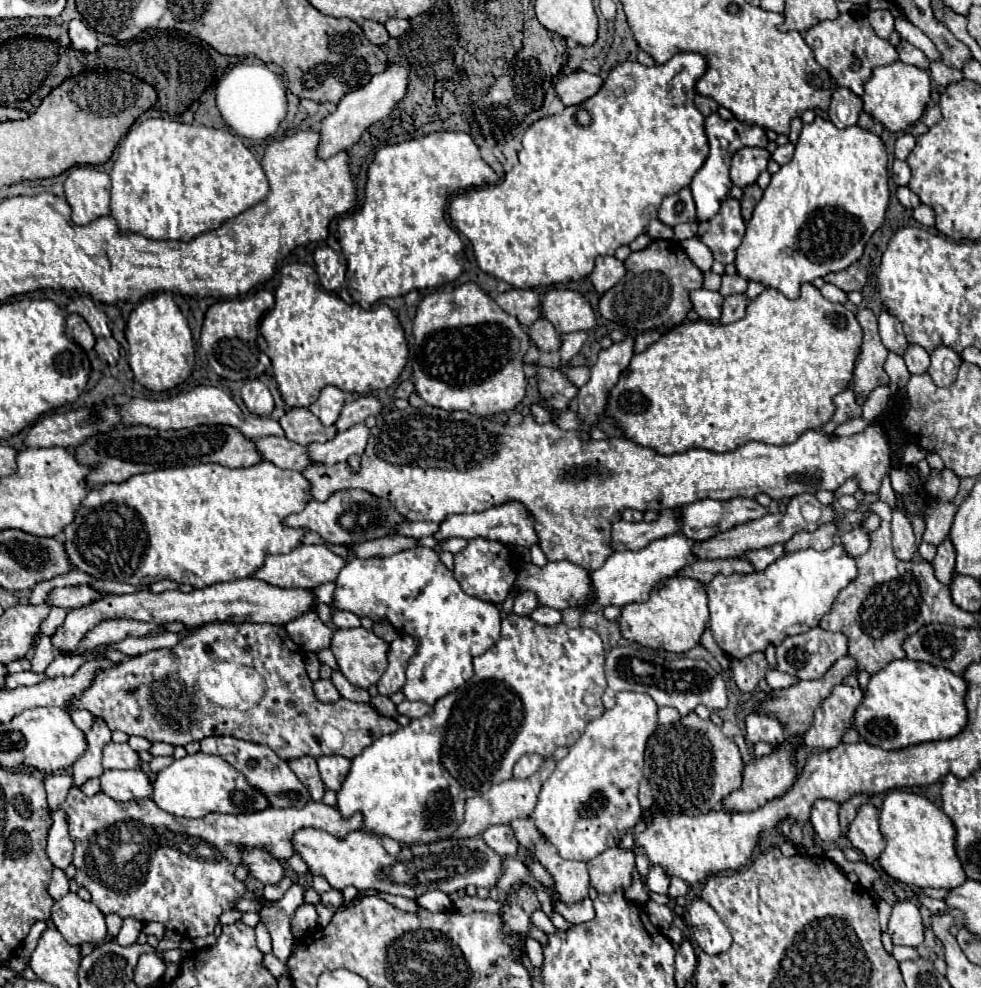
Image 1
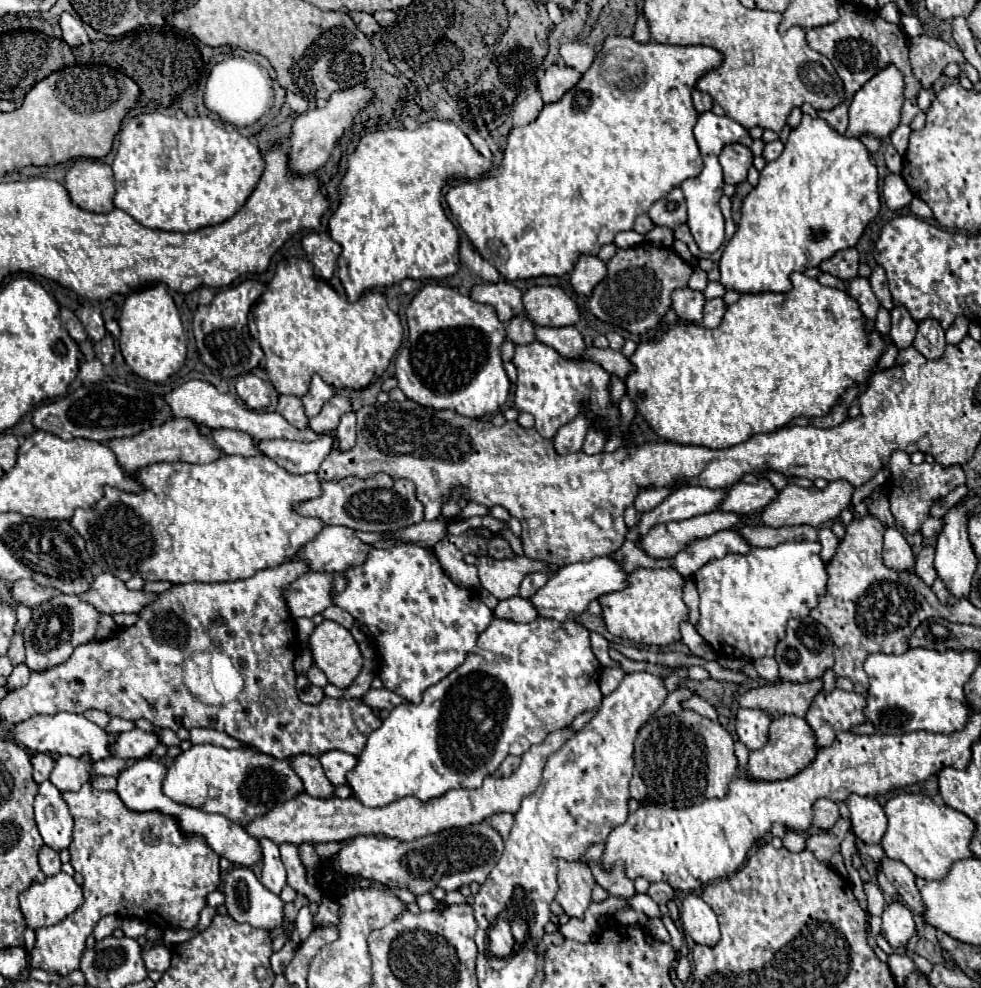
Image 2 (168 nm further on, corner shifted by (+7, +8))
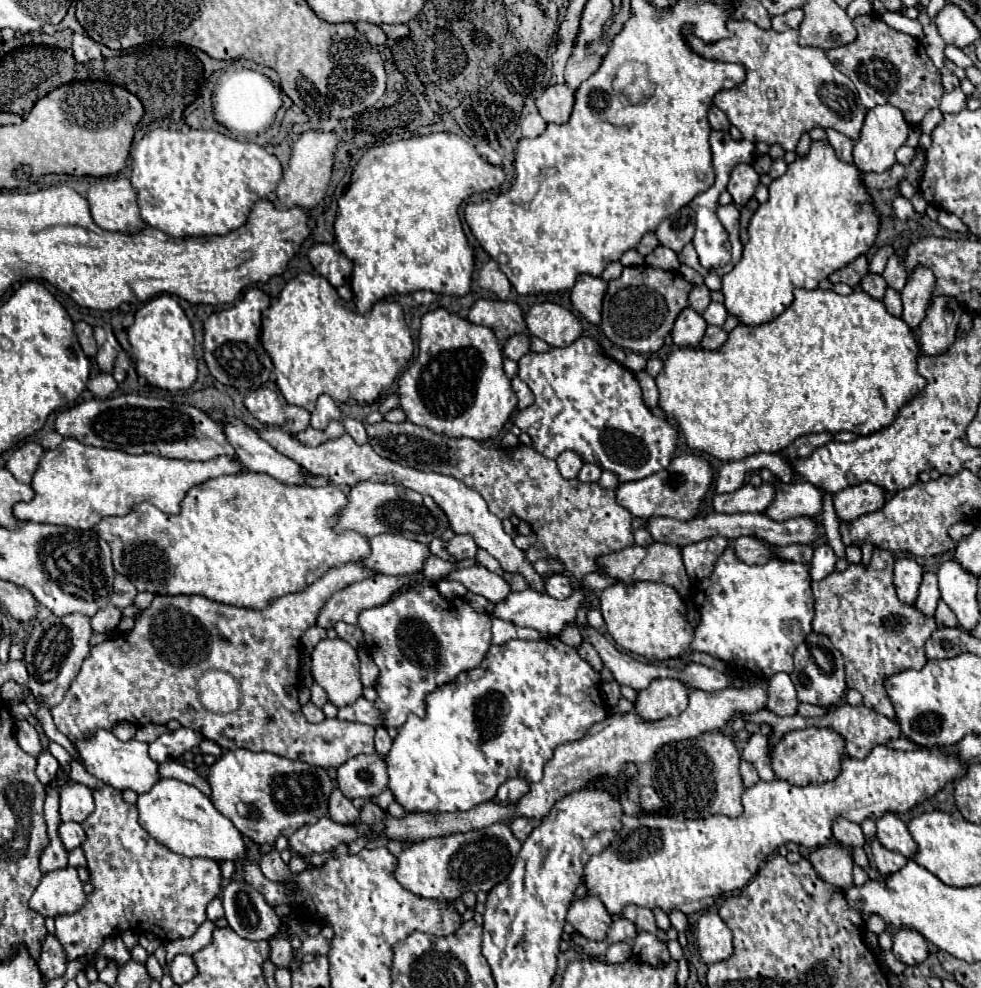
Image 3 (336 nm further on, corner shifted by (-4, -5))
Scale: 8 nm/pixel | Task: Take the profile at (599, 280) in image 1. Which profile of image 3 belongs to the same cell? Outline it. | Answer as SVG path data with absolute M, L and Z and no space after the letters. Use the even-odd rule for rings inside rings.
M581 275L571 289L571 305L593 325L601 325L601 301L607 291L607 281L591 275Z

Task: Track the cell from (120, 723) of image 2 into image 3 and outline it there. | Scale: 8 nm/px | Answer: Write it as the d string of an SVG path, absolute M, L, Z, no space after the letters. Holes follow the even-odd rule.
M143 725L143 727L137 727L135 739L145 741L145 743L153 743L153 739L163 735L165 731L169 731L165 725Z

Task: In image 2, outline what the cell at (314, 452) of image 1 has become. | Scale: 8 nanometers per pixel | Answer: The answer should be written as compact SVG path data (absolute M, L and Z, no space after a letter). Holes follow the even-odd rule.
M322 434L312 442L292 442L292 440L262 440L258 448L264 456L272 458L278 466L292 474L318 472L322 460L330 454L334 446L334 434Z

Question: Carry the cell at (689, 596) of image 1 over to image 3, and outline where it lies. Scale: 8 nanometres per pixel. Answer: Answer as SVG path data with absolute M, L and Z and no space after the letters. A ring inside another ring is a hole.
M643 581L635 585L615 583L599 597L601 613L609 635L625 651L637 653L651 663L681 657L693 641L693 627L687 623L687 609L679 593L661 581Z

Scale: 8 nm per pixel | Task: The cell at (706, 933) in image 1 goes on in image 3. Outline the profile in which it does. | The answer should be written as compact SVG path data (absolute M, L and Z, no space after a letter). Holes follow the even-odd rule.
M703 913L697 923L697 947L707 965L733 955L733 935L717 913Z

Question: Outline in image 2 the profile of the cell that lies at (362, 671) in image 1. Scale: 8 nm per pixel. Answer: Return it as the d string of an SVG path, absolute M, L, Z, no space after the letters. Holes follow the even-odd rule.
M324 620L310 634L314 664L326 674L328 682L348 688L362 670L362 654L352 632L338 622Z

